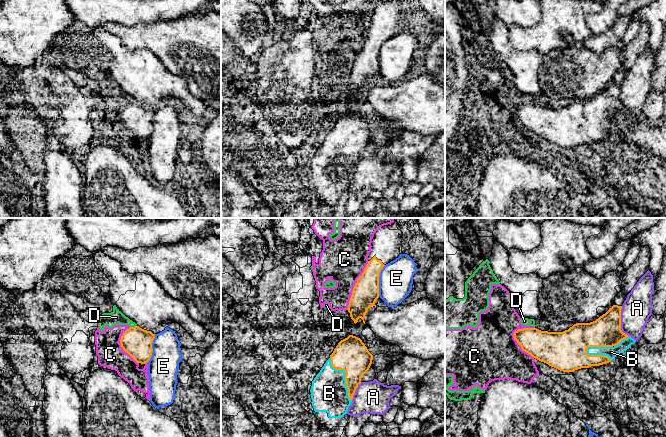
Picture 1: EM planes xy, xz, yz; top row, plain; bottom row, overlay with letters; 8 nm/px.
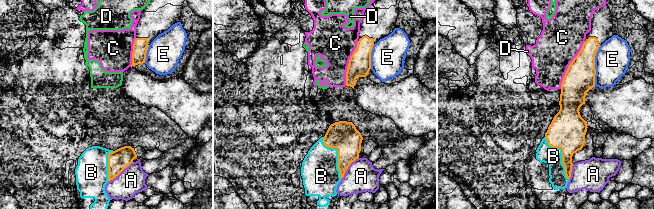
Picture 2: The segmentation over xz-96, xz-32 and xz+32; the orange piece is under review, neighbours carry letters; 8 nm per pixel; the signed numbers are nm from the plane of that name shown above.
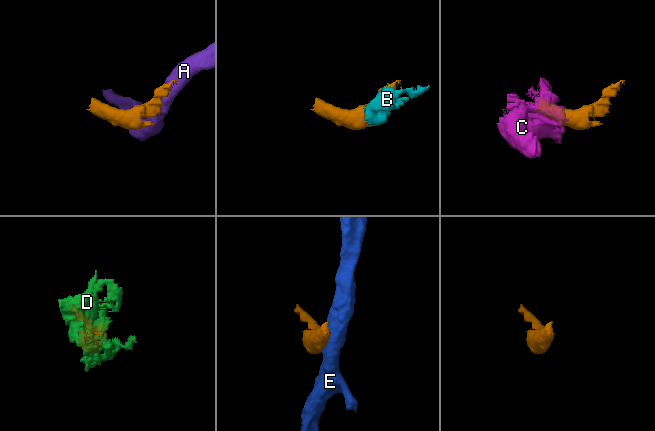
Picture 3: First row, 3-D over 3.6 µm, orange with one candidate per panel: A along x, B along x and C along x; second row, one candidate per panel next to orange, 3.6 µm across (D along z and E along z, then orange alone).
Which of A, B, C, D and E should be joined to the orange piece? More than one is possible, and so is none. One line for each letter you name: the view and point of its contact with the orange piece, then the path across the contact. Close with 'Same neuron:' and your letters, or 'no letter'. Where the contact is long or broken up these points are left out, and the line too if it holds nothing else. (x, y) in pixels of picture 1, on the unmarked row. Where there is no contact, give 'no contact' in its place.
B: contact yz (597, 131)
Same neuron: B

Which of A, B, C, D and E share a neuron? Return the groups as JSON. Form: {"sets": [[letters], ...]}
{"sets": [["A"], ["B"], ["C", "D"], ["E"]]}

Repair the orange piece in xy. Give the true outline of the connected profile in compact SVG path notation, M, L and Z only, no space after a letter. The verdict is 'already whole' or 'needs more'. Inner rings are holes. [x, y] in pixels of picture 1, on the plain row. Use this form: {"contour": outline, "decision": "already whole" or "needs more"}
{"contour": "M139 102L127 105L120 115L123 126L128 129L137 139L145 140L152 132L152 119L155 110L144 106Z", "decision": "already whole"}

